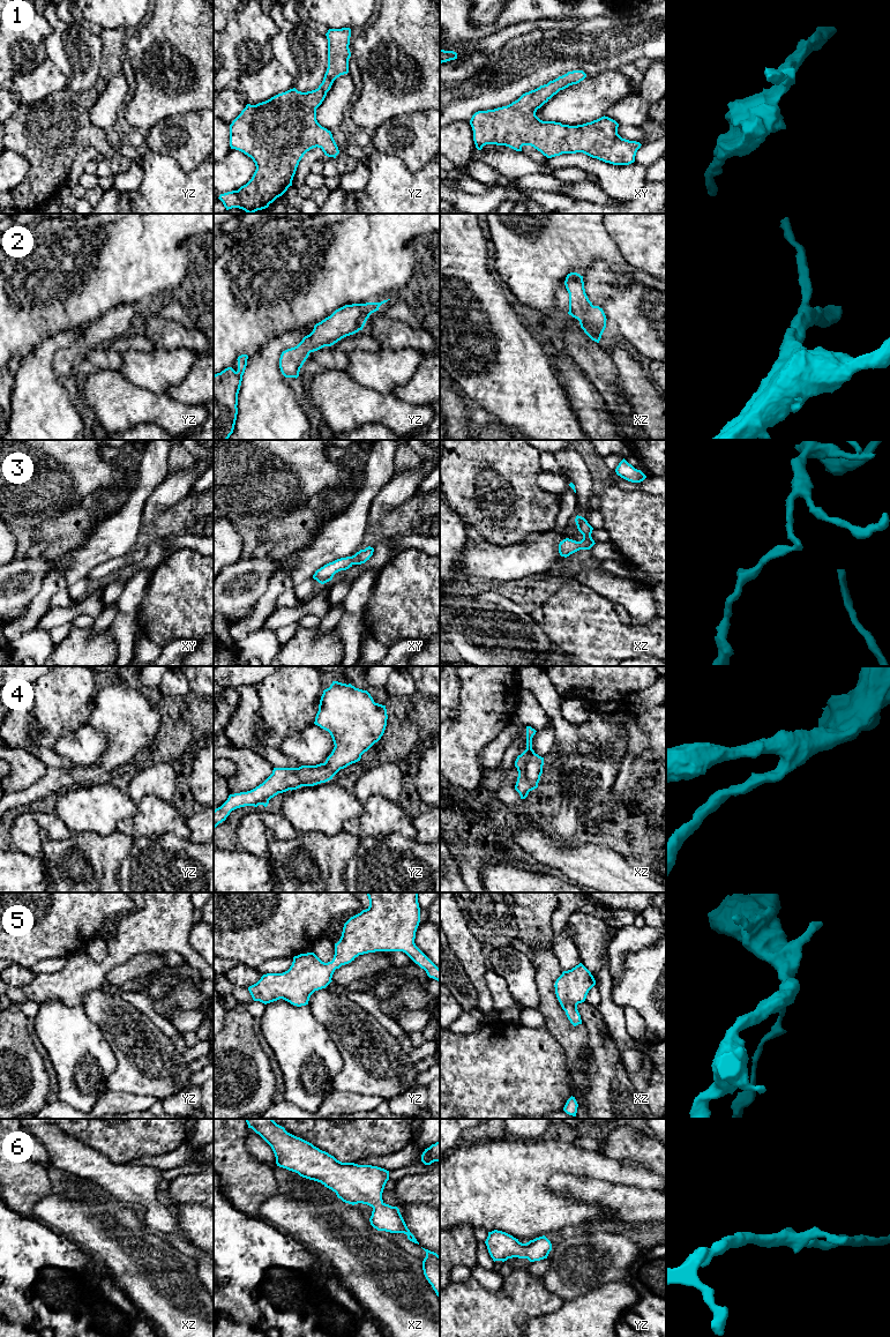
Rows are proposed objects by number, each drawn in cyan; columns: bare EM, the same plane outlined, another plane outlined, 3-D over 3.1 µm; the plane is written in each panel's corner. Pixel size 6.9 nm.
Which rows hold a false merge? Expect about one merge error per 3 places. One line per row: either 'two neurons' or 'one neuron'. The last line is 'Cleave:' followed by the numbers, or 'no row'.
1: one neuron
2: one neuron
3: one neuron
4: one neuron
5: one neuron
6: one neuron
Cleave: no row

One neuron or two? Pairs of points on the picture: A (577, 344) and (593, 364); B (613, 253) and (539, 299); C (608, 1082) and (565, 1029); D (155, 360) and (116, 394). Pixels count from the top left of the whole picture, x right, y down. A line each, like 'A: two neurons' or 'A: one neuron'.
A: one neuron
B: one neuron
C: two neurons
D: two neurons

